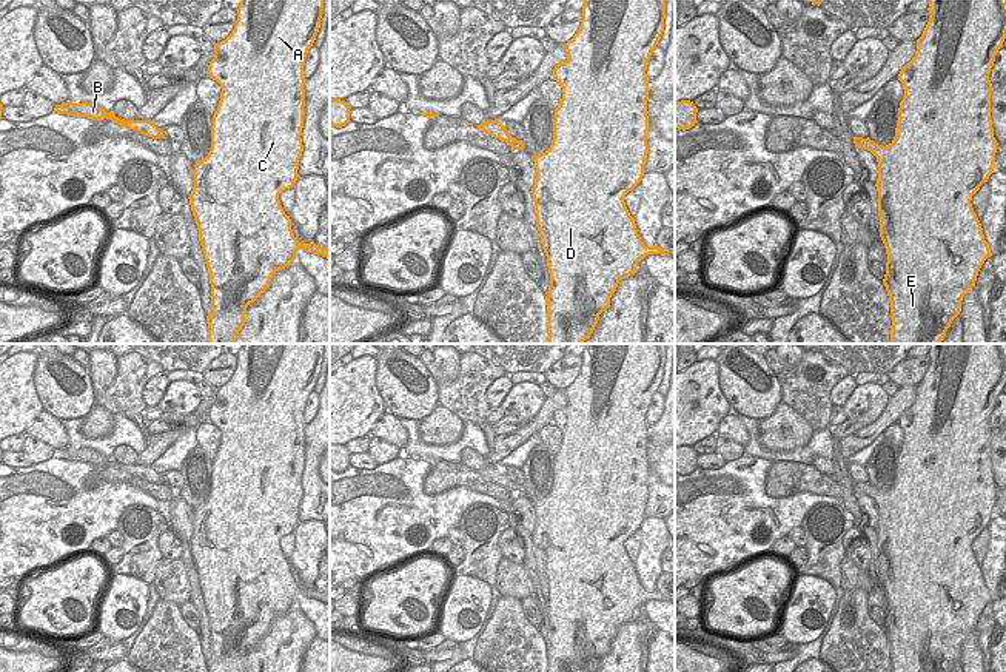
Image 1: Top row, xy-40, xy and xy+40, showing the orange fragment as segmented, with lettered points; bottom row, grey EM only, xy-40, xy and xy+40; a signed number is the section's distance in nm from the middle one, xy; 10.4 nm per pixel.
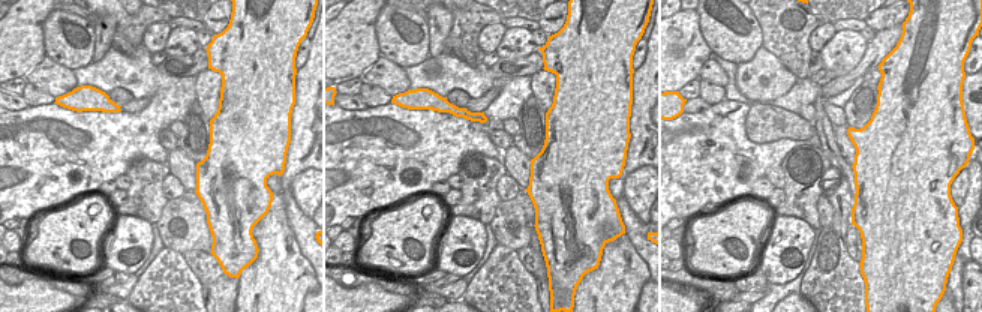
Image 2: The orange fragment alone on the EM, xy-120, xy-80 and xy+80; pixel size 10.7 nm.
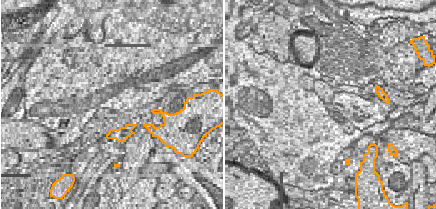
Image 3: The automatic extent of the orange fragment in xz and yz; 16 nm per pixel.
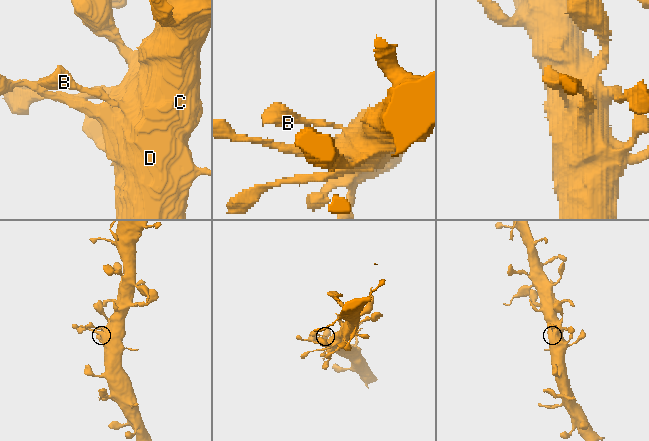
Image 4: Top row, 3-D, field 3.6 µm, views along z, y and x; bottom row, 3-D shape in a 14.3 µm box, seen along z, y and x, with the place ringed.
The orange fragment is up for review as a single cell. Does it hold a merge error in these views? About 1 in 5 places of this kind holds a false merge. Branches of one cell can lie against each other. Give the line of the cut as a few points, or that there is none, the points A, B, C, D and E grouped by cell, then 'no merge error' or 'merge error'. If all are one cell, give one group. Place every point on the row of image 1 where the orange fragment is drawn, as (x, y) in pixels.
no cut | A B C D E | no merge error

